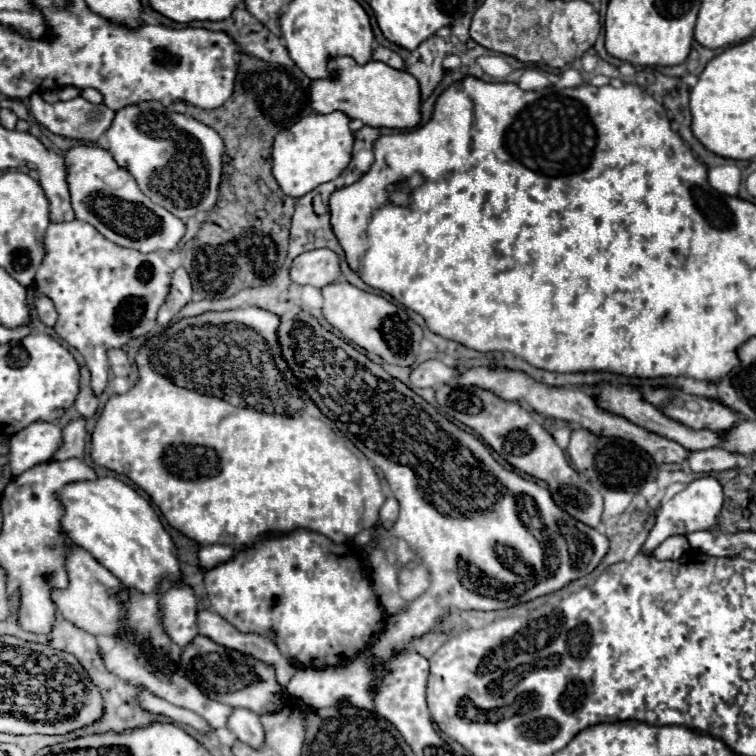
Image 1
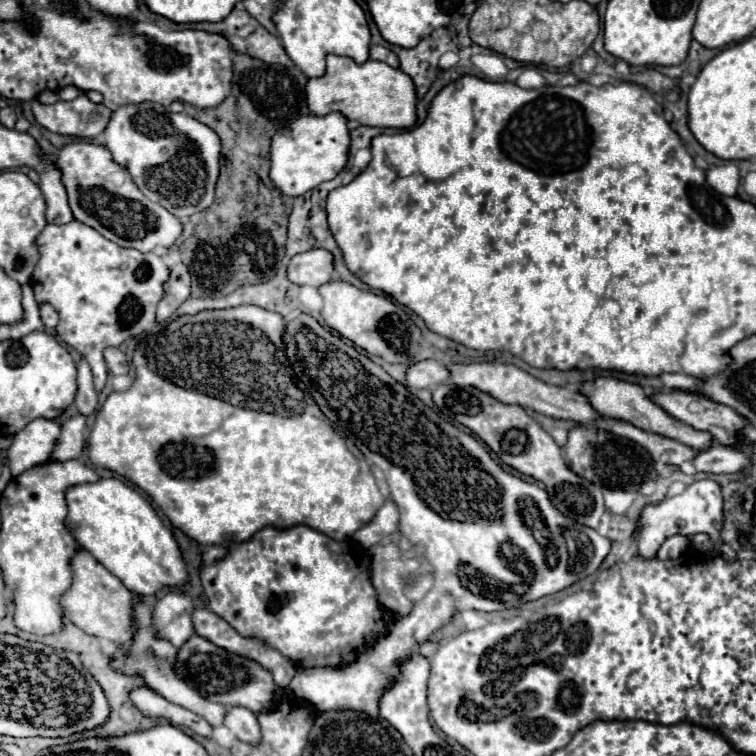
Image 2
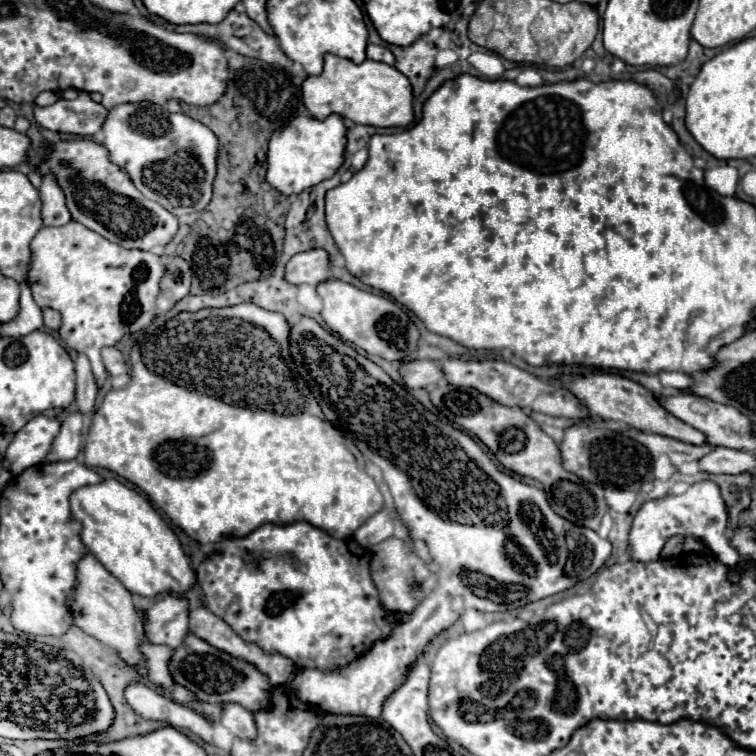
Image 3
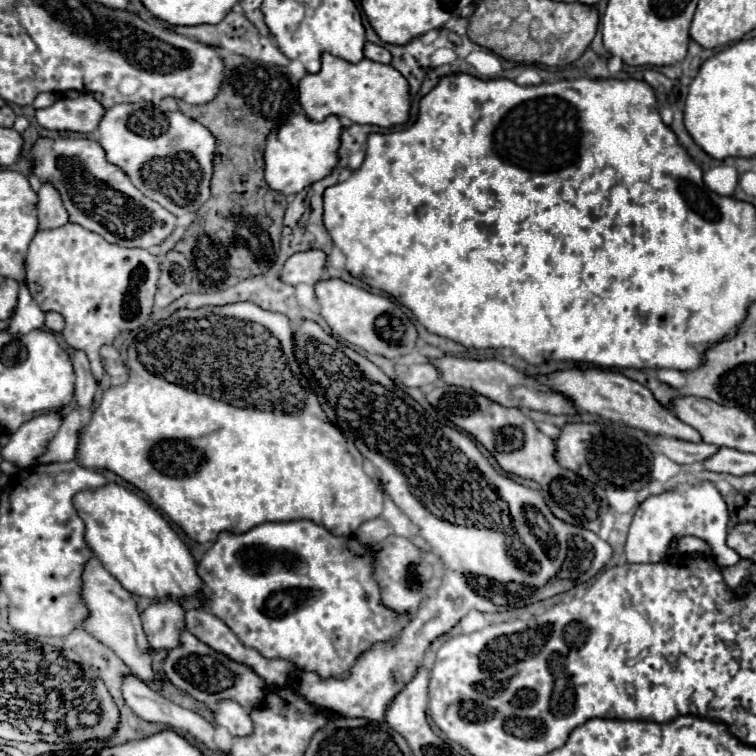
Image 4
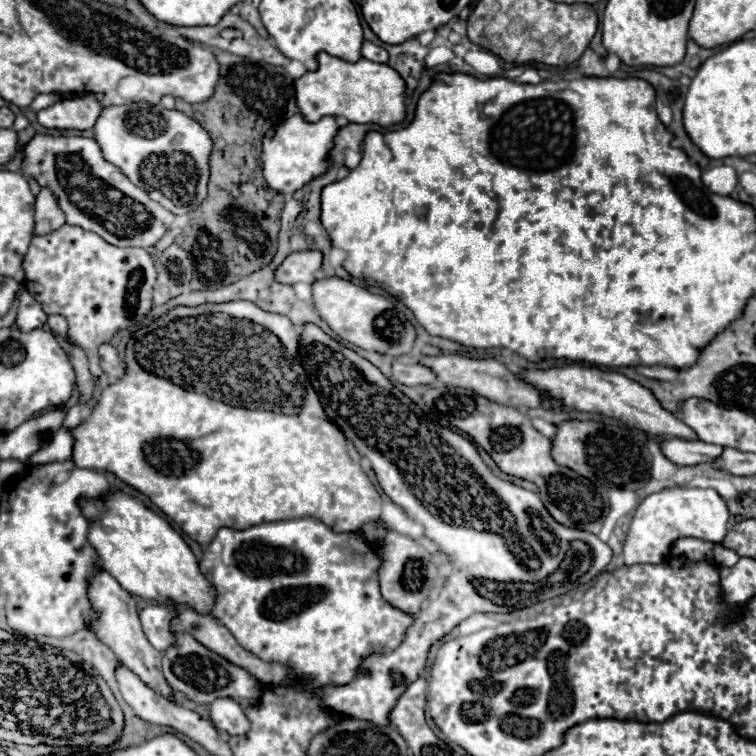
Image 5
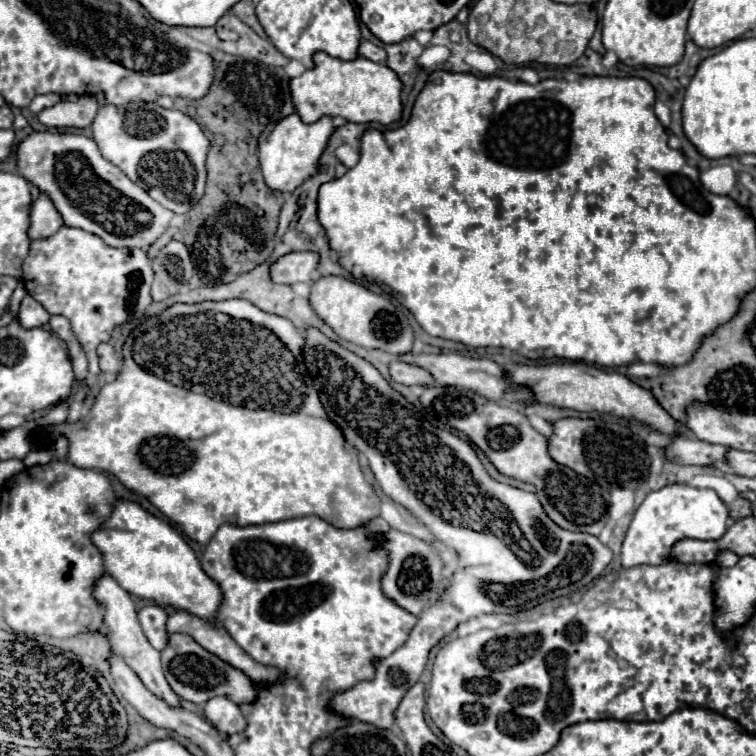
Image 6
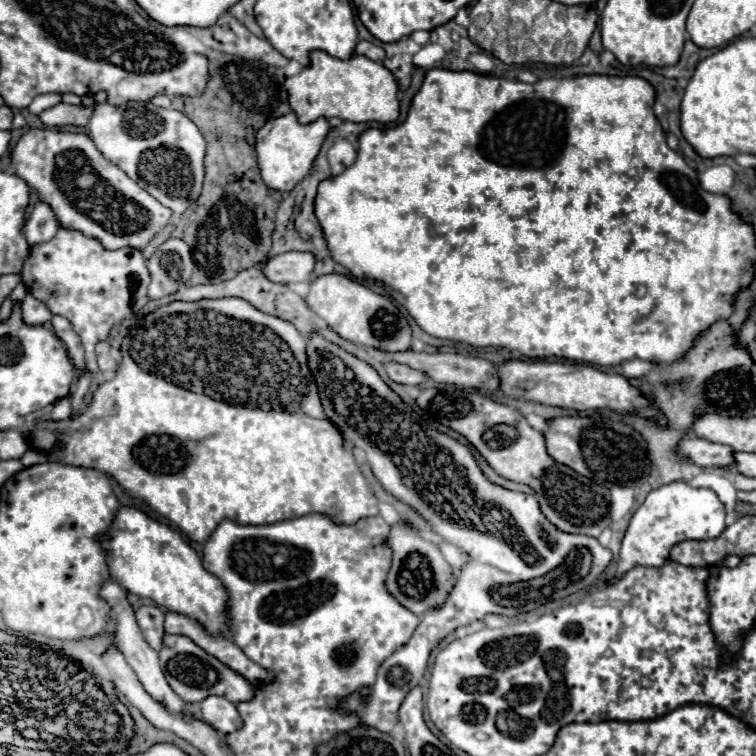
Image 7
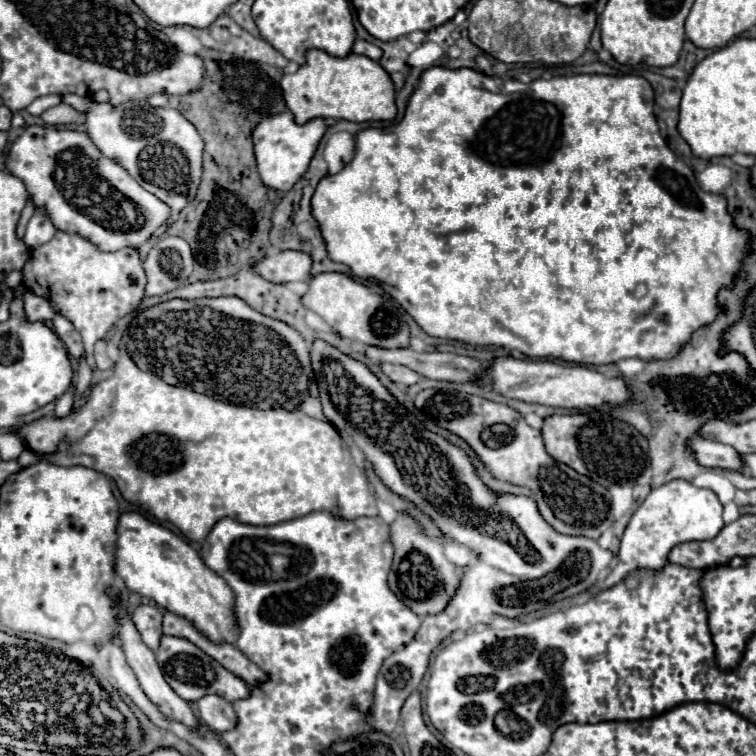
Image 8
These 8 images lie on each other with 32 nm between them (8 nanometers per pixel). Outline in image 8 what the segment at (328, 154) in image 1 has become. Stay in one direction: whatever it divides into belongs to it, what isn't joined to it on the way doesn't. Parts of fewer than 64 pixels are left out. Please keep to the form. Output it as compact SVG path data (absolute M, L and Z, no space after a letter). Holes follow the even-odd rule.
M282 112L280 116L270 116L268 120L262 120L252 136L254 136L254 154L258 162L258 172L264 184L268 188L288 192L306 174L326 128L328 126L324 118L310 120L308 124L296 124L290 112Z

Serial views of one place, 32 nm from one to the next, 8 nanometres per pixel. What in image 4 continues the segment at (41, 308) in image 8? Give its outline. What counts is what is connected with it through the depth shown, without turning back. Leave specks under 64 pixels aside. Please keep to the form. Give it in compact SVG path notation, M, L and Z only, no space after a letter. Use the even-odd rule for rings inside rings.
M22 282L20 284L20 298L18 298L18 308L10 324L6 326L6 332L10 334L28 334L32 330L44 328L44 312L40 306L34 302L34 298L28 292L28 286Z

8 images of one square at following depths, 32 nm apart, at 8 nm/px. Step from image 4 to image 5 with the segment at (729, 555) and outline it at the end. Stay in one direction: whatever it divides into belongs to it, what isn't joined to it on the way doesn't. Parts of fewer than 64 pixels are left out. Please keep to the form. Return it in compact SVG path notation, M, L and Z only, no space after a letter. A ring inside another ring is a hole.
M666 488L650 494L636 510L626 542L624 564L660 564L670 554L670 546L682 538L692 536L714 544L714 560L718 566L734 566L740 556L734 550L726 550L722 540L728 532L728 508L714 488Z

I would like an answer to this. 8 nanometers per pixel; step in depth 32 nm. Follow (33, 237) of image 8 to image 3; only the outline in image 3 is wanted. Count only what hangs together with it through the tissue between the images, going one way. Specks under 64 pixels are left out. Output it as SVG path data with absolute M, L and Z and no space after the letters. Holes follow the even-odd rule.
M54 174L42 176L42 216L44 226L62 226L72 220L70 210L66 206L66 198L62 188L58 186L58 180Z

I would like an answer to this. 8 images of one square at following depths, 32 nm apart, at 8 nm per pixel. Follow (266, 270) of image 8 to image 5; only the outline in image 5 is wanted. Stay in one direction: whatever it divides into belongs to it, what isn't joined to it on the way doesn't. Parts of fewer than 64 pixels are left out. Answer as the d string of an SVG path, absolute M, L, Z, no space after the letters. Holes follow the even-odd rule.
M308 250L308 252L294 252L290 254L282 266L276 270L276 280L282 284L314 284L320 276L322 268L322 252Z

